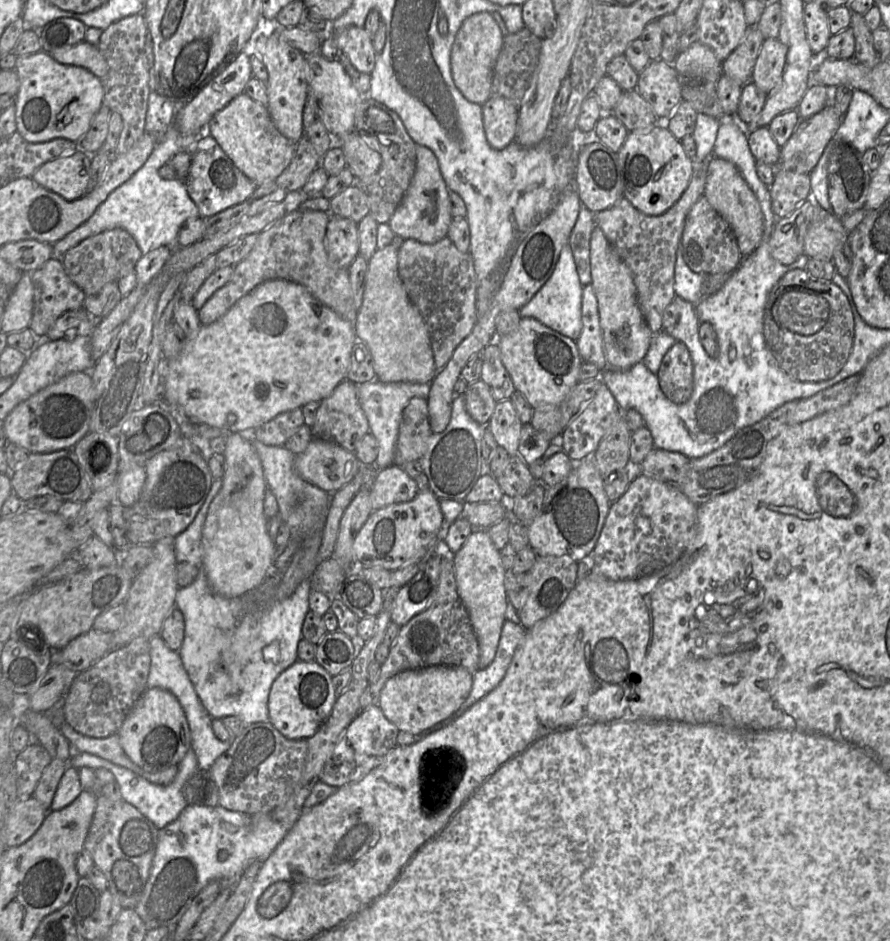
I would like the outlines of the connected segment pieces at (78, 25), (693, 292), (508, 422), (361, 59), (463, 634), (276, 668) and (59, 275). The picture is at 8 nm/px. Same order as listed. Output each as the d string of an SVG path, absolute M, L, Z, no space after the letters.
M62 17L48 22L41 29L34 30L37 30L39 33L42 51L46 51L47 53L53 53L60 48L70 48L82 41L85 41L87 28L88 27L83 22L77 19Z
M679 250L675 262L674 280L676 296L694 305L704 297L705 276L693 272L685 263Z
M510 399L496 403L486 426L492 432L498 446L503 447L510 456L518 453L523 423Z
M351 26L332 36L339 51L345 53L354 67L370 74L375 67L377 53L373 37L364 27Z
M446 553L442 556L439 581L435 594L427 606L421 613L411 618L403 625L399 633L390 646L390 651L386 661L381 664L380 674L377 681L369 684L360 698L360 711L371 705L377 705L380 697L380 692L386 681L405 670L421 669L429 666L444 665L463 667L474 673L479 669L479 646L477 637L473 631L470 618L466 608L464 607L458 593L455 577L455 569L452 559L452 553Z
M222 478L213 479L206 499L195 518L183 532L174 538L176 563L188 562L199 570L192 584L185 588L179 588L176 594L175 607L182 612L185 620L184 640L178 652L202 706L212 719L236 716L246 725L251 725L269 721L268 698L272 684L283 671L298 660L297 647L302 639L302 625L306 614L310 611L311 579L301 582L290 597L282 601L270 599L267 603L263 603L257 611L250 612L242 620L236 619L242 609L242 600L253 593L233 599L214 593L209 586L202 559L202 528L210 504L222 484Z
M52 257L30 273L34 292L34 307L29 328L38 339L45 336L55 321L65 312L83 308L85 293L65 272L62 260Z

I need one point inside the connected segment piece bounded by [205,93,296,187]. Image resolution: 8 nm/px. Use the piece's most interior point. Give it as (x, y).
(244, 129)

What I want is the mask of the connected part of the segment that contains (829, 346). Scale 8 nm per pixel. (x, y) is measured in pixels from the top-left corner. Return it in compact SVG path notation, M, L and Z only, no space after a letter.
M794 269L768 295L763 334L782 371L798 381L818 382L833 378L843 368L853 346L855 322L849 300L839 286L813 279L806 269Z

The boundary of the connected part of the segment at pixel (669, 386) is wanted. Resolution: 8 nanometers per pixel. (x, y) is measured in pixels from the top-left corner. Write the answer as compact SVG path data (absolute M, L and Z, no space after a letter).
M676 341L667 351L656 376L668 400L683 404L690 399L694 389L694 366L683 342Z

